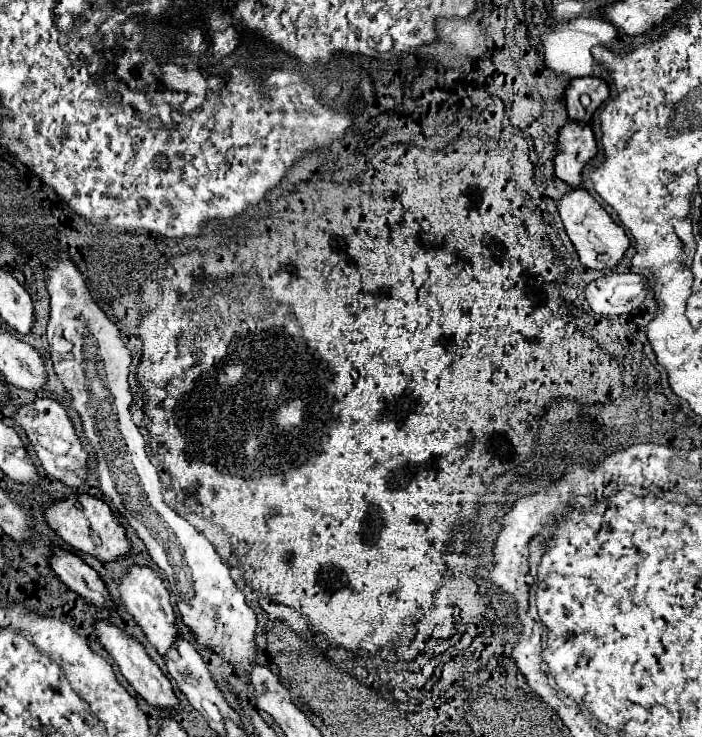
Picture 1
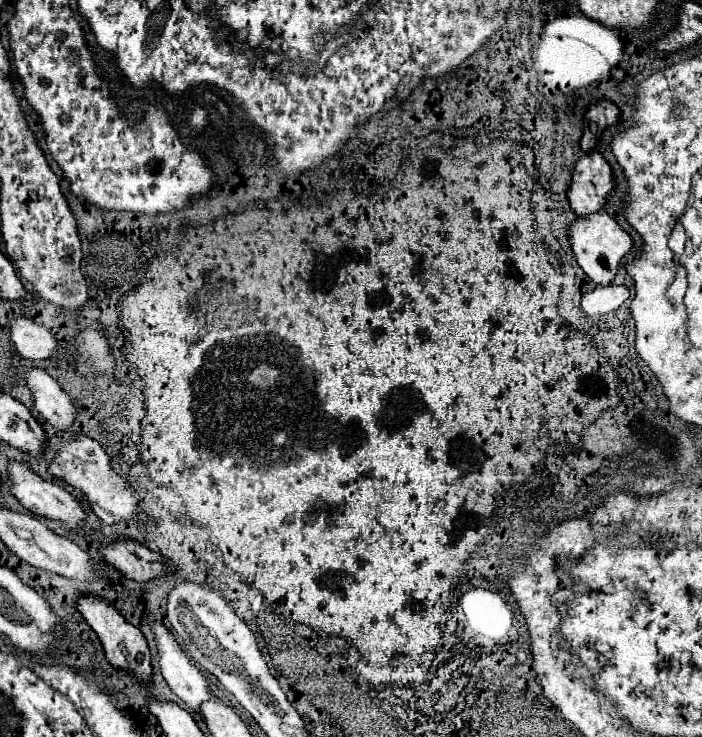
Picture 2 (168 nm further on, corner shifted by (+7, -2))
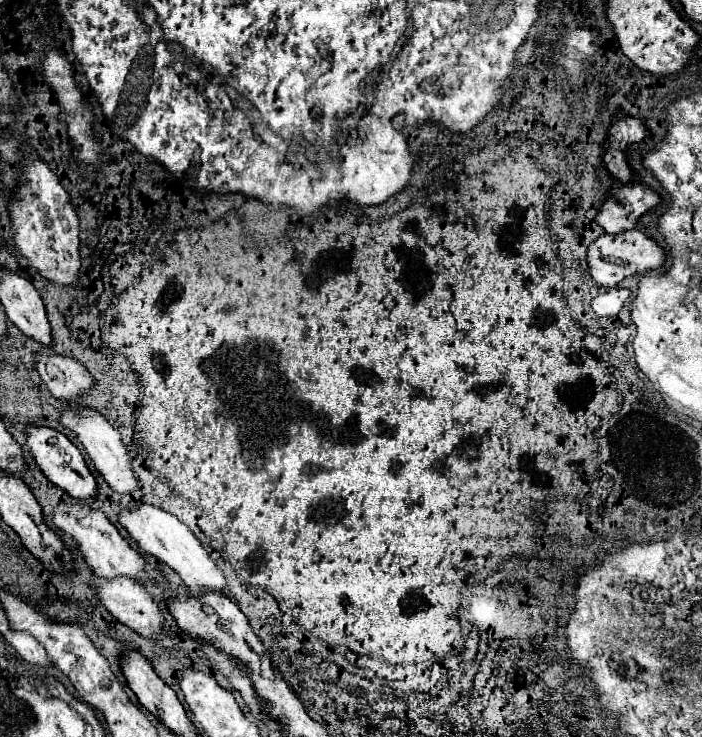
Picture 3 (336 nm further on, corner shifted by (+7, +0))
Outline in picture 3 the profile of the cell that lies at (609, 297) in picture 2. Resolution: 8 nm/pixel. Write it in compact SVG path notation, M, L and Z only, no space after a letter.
M608 289L592 299L592 309L600 317L614 317L620 313L628 297L630 297L628 289Z

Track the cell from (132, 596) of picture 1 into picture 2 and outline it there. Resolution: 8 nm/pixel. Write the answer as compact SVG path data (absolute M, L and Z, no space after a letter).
M146 617L146 623L156 639L162 677L184 703L188 703L194 711L198 711L198 705L204 703L210 695L206 677L194 665L194 661L182 651L176 637L162 621Z

